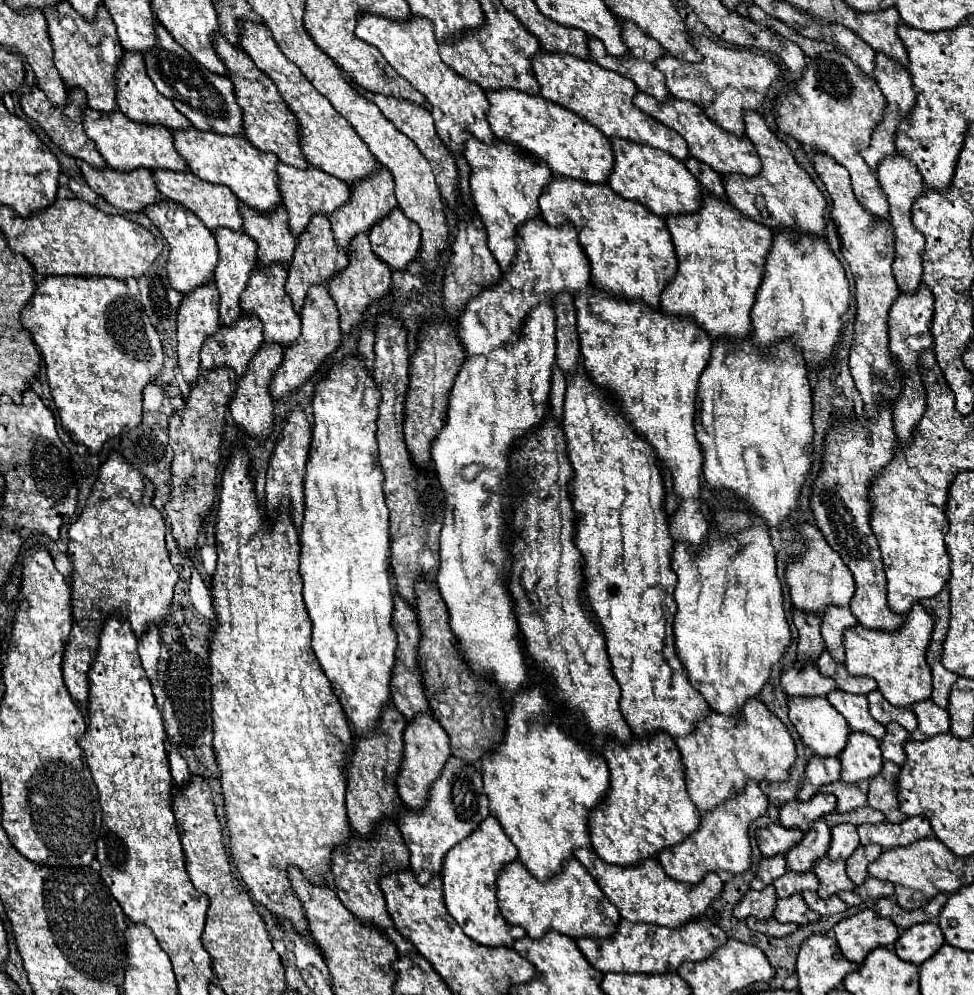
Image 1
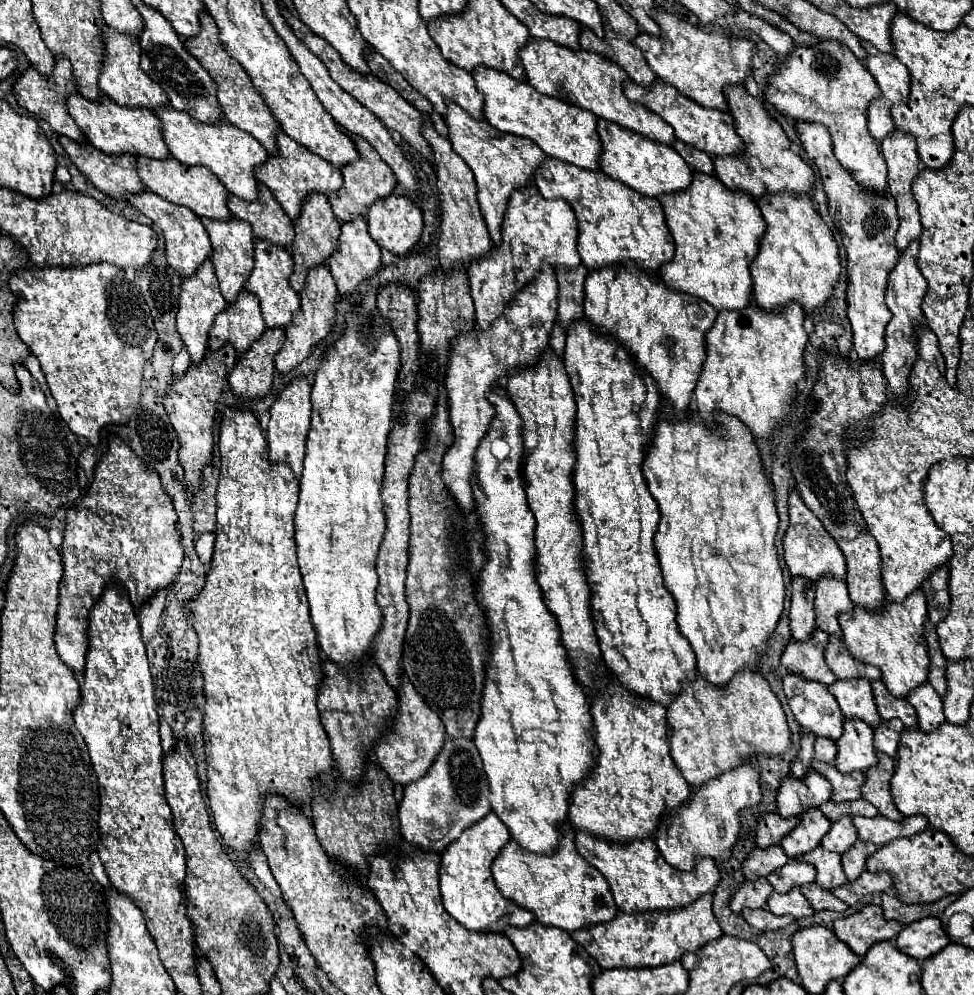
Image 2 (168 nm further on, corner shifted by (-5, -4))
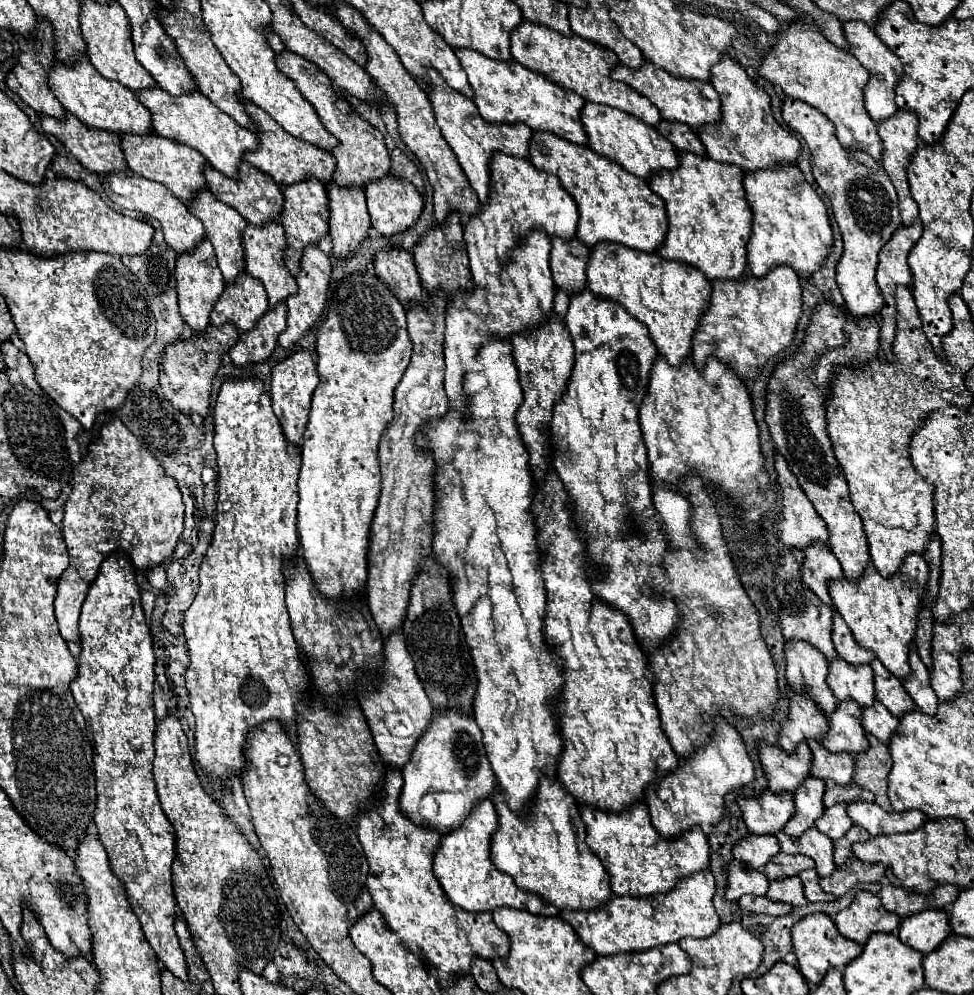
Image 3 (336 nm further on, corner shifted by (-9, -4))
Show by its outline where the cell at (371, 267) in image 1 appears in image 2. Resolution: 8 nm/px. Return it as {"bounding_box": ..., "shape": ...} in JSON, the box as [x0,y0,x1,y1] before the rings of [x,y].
{"bounding_box":[327,216,383,296],"shape":[[[361,216],[351,220],[351,222],[341,224],[341,240],[339,242],[341,242],[339,250],[327,262],[329,262],[329,270],[331,270],[331,274],[335,278],[335,284],[339,288],[339,294],[347,296],[347,294],[353,294],[359,288],[361,282],[365,282],[377,270],[381,270],[383,268],[383,260],[381,260],[381,248],[369,236],[367,222]]]}

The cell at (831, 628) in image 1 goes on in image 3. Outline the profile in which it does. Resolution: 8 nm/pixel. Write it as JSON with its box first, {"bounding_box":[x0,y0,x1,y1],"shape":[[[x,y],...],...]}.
{"bounding_box":[801,542,843,606],"shape":[[[815,542],[815,546],[807,546],[805,550],[805,560],[801,564],[801,578],[803,584],[811,588],[821,602],[833,606],[827,592],[827,582],[843,578],[843,570],[833,552],[821,542]]]}

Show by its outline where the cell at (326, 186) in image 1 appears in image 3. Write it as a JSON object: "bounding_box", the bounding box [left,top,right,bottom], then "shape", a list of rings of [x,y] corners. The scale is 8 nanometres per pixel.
{"bounding_box":[243,100,335,186],"shape":[[[243,100],[243,106],[245,106],[245,112],[251,116],[251,122],[257,124],[257,136],[259,136],[259,146],[257,150],[253,152],[245,152],[245,160],[249,164],[253,164],[255,168],[267,172],[277,184],[281,186],[287,186],[287,184],[295,184],[295,182],[301,182],[309,176],[317,176],[321,182],[327,182],[331,180],[333,176],[333,170],[335,170],[335,158],[323,150],[323,148],[317,148],[313,144],[307,144],[295,136],[291,136],[289,132],[285,132],[269,114],[265,114],[259,106],[255,106],[253,102],[249,100]]]}

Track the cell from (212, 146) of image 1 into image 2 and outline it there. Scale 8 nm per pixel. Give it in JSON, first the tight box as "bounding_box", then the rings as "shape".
{"bounding_box":[157,108,269,202],"shape":[[[161,108],[157,110],[157,116],[161,120],[163,140],[167,142],[167,148],[173,158],[177,158],[185,166],[209,168],[231,194],[243,200],[253,202],[255,198],[259,198],[259,180],[255,178],[255,168],[267,162],[269,154],[251,134],[245,134],[229,122],[223,122],[221,126],[203,124],[183,112],[177,112],[175,108]]]}

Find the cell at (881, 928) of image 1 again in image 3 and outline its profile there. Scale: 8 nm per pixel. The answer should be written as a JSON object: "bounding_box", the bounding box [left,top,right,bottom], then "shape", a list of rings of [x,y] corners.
{"bounding_box":[835,892,901,944],"shape":[[[857,892],[853,902],[835,916],[837,930],[859,944],[865,944],[873,932],[893,932],[901,918],[887,912],[871,892]]]}

